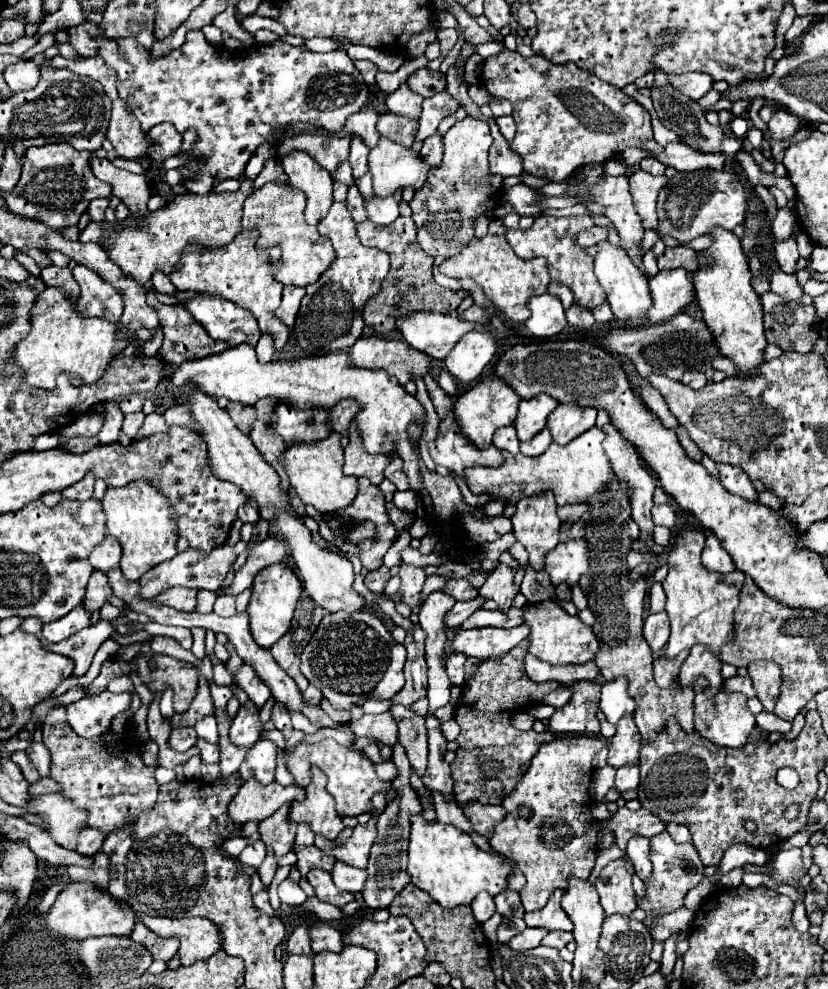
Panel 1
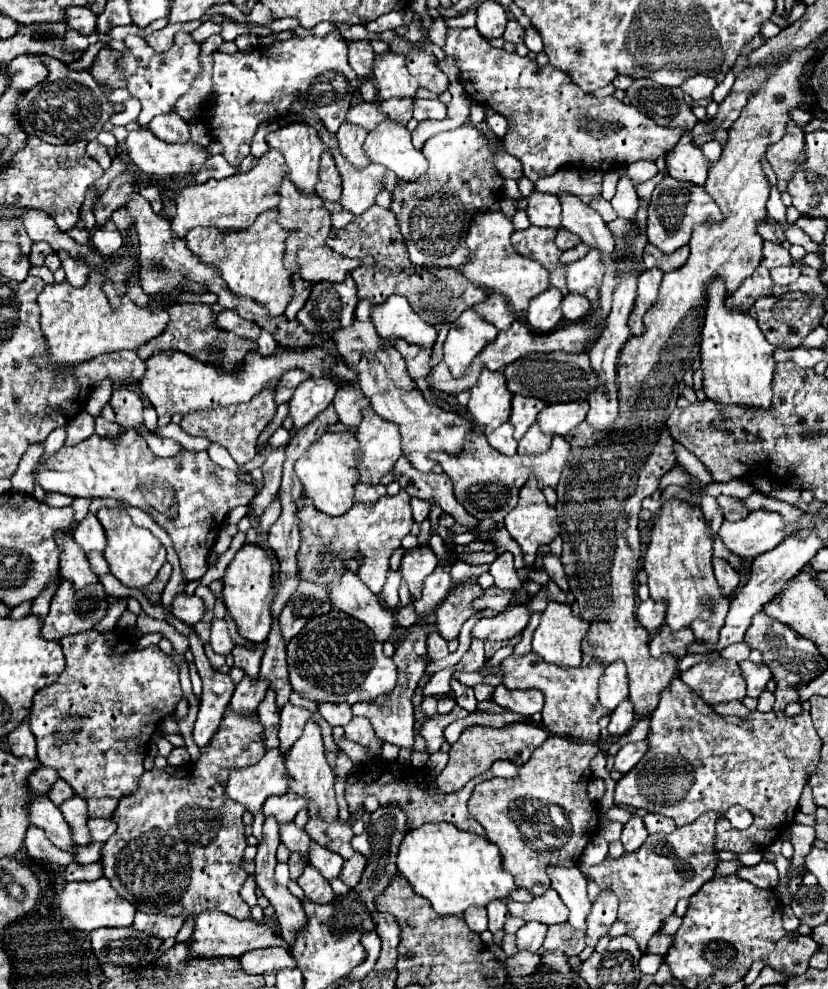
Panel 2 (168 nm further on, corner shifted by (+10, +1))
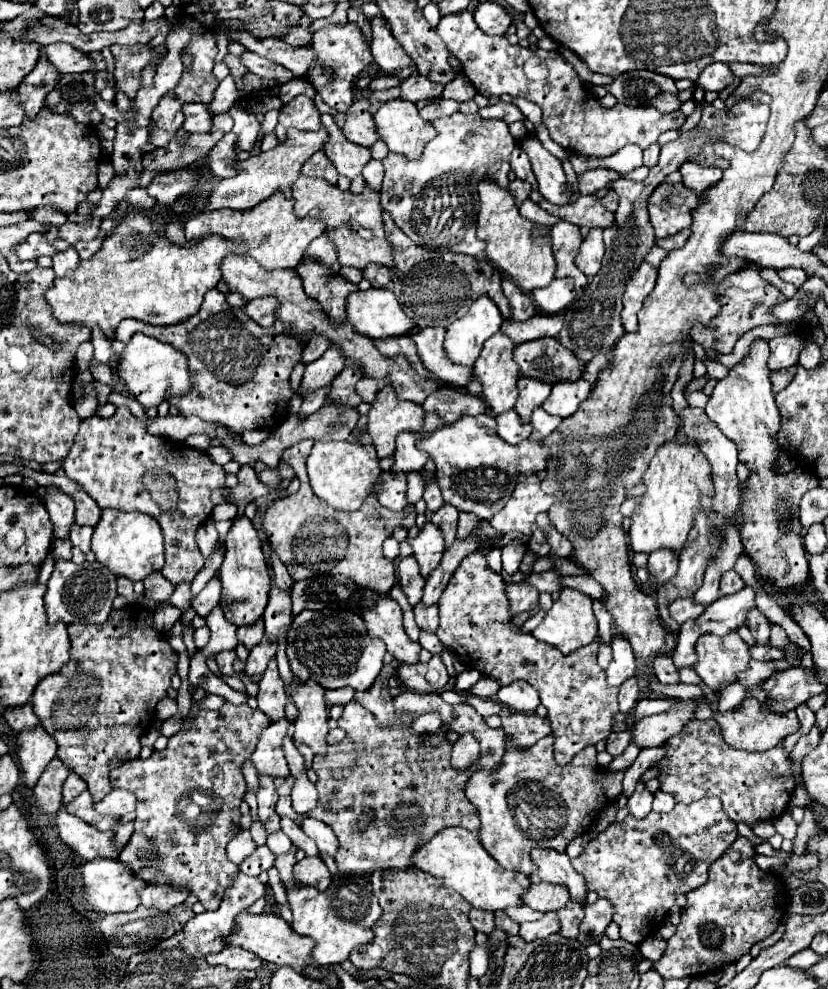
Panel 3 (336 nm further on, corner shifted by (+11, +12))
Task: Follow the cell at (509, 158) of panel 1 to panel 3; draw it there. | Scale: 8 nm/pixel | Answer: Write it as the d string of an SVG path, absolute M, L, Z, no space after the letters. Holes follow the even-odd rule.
M516 147L514 153L512 153L512 171L516 173L518 179L528 181L530 185L536 183L536 177L534 177L534 173L532 173L532 165L530 165L530 161L528 161L528 155L526 155L520 147Z

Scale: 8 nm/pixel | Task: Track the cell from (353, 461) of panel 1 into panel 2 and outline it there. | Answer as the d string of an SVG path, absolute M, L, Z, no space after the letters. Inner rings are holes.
M371 408L363 410L361 416L363 420L355 434L361 452L357 462L359 482L379 484L381 476L385 476L393 462L401 456L399 426L383 420Z

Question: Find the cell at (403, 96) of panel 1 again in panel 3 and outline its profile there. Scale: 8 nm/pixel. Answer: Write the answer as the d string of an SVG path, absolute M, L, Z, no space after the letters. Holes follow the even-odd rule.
M376 15L370 19L374 37L372 37L372 55L374 61L378 63L378 67L384 73L392 73L396 69L402 69L406 65L412 63L410 55L404 51L404 47L394 39L390 27L386 25L386 19L382 15Z

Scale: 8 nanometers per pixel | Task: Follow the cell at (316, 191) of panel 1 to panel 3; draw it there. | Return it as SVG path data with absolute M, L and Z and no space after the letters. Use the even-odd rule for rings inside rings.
M296 95L280 109L278 125L274 129L278 135L278 141L286 139L286 133L290 127L296 127L302 131L316 131L320 127L320 113L314 105L314 99L306 95Z

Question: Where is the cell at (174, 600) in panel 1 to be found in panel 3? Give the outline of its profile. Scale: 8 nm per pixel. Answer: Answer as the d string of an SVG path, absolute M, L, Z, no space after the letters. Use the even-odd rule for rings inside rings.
M212 577L208 585L198 593L198 597L192 599L192 607L200 617L206 617L218 603L220 603L220 581Z

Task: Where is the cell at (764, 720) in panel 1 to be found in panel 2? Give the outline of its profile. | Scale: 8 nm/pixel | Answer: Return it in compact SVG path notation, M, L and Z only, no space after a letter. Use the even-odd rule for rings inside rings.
M729 702L729 704L721 704L721 706L715 706L719 714L723 716L737 716L737 718L743 718L743 716L749 716L751 710L747 710L741 702Z

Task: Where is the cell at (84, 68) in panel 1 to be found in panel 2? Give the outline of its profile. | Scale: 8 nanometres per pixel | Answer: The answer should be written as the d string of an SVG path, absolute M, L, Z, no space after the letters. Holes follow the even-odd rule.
M105 46L99 50L97 58L93 60L93 64L89 68L89 74L109 90L125 88L125 82L121 80L121 74L117 74L117 66L115 66L117 54L119 54L117 50L113 50L111 46Z

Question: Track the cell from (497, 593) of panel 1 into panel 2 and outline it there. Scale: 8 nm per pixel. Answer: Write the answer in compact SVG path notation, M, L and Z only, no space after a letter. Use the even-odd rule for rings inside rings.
M505 552L501 554L491 566L489 566L489 574L495 578L495 586L501 588L501 590L521 590L521 580L515 572L515 566L513 566L513 554Z

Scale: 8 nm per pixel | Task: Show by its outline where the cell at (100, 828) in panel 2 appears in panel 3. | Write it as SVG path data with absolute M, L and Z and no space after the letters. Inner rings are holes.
M112 789L102 801L98 801L96 811L102 815L126 815L130 811L134 811L136 807L136 797L126 791L126 789Z

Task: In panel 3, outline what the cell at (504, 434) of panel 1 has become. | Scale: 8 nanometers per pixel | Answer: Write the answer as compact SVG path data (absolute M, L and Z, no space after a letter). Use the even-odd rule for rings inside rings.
M514 409L498 415L496 421L498 421L498 435L500 435L504 441L512 443L512 445L528 439L530 433L532 433L532 425L530 425L530 423L528 423L528 425L522 423Z

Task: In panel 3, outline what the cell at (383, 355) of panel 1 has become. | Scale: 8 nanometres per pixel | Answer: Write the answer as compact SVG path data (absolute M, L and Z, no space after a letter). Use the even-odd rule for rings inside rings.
M426 327L424 331L412 335L426 369L434 373L436 379L448 385L464 387L476 377L474 367L462 367L458 363L452 363L444 351L444 337L446 337L444 327Z

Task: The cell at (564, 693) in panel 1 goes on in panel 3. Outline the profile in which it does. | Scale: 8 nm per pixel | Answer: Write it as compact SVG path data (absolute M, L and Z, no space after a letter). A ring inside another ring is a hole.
M516 681L512 685L502 687L496 697L502 705L520 713L534 713L534 709L540 705L540 697L536 689L524 681Z

